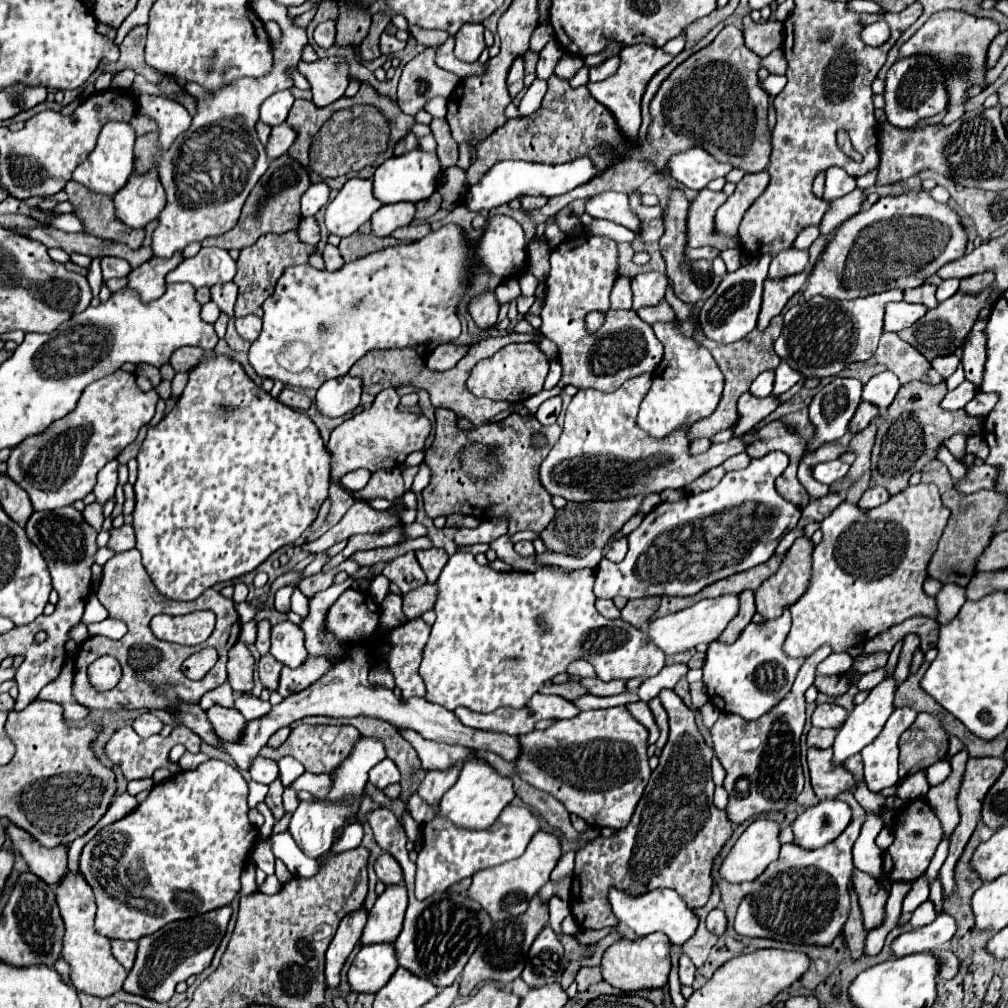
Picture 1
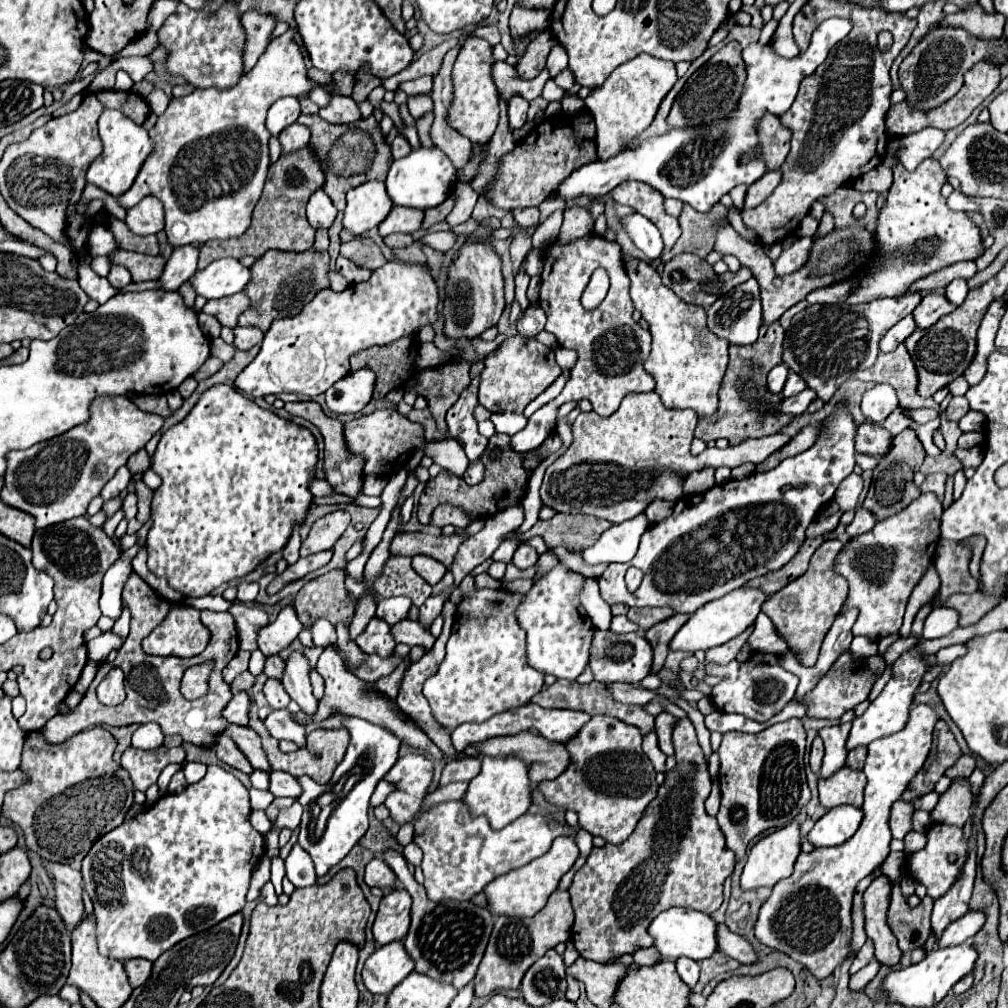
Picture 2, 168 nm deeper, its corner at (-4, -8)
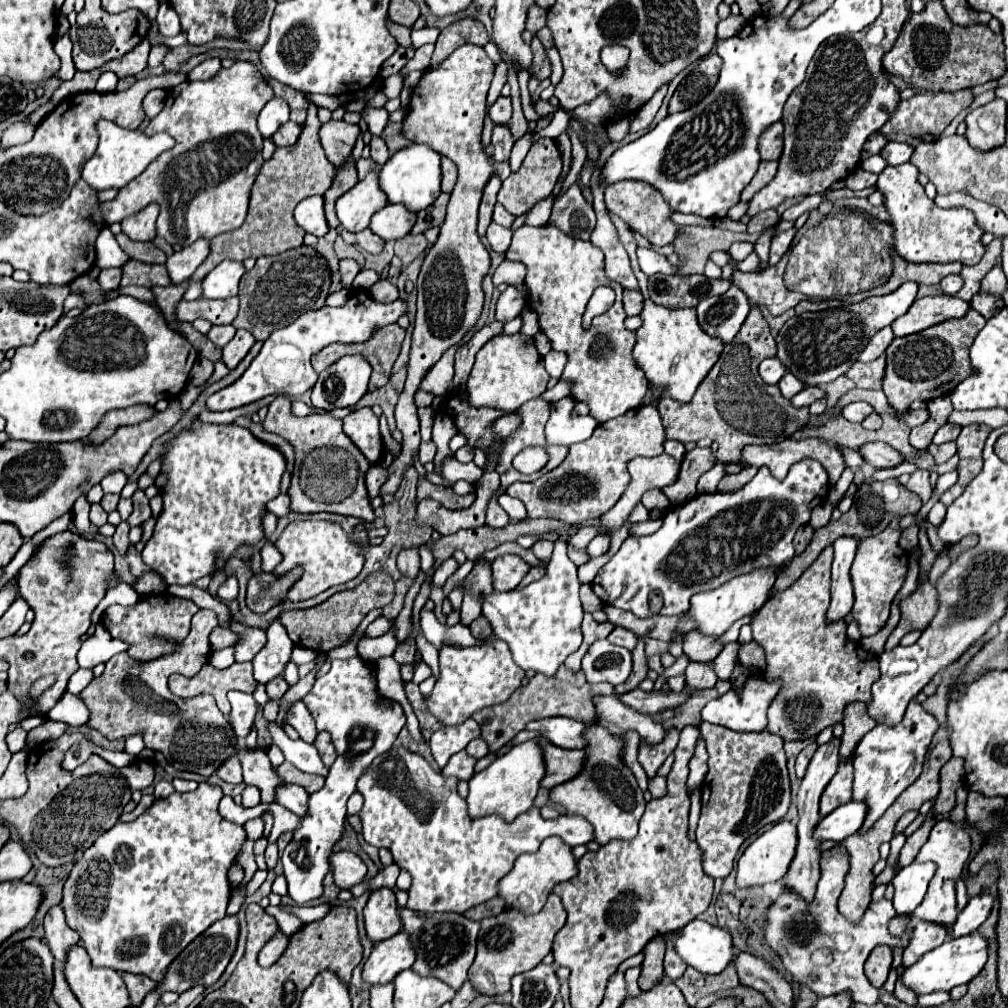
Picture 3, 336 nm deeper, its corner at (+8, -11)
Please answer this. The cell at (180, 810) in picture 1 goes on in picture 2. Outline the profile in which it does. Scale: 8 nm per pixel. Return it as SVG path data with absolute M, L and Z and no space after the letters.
M210 765L208 773L204 775L202 781L188 785L182 793L170 793L162 799L156 801L150 809L140 811L134 815L130 821L122 823L120 827L112 829L104 837L96 841L96 845L90 849L90 853L82 861L82 877L84 877L84 891L90 895L94 903L94 917L96 917L96 939L98 939L98 949L102 955L118 959L118 961L128 961L128 959L148 959L156 961L166 949L172 949L178 941L200 933L204 929L210 929L212 925L220 923L222 919L242 911L246 905L246 891L250 883L250 875L258 861L264 857L264 837L250 825L250 801L248 801L248 789L226 769Z

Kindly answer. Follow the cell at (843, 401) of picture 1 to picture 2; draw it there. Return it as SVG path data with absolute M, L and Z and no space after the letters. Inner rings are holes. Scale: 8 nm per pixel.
M840 407L824 425L820 439L804 453L784 459L778 467L766 473L752 473L740 481L730 479L724 485L714 485L702 495L678 499L674 513L650 527L642 539L636 557L630 563L610 563L602 577L598 579L600 595L608 605L624 603L628 607L672 607L676 613L694 613L704 603L726 595L728 591L746 585L750 579L766 575L784 567L800 549L804 533L812 519L832 501L840 481L852 473L854 461L854 435L856 425L852 417ZM628 567L638 567L644 571L642 585L630 593L624 583Z

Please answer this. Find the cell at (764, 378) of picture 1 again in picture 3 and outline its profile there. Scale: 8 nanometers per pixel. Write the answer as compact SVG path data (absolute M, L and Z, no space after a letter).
M766 358L760 364L760 378L764 380L764 384L778 384L784 372L786 368L782 362L778 362L778 358Z

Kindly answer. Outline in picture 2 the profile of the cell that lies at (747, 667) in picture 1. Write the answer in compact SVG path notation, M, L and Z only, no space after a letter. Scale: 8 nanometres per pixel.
M754 653L752 659L746 663L732 661L724 667L708 665L706 671L724 677L724 681L720 681L712 689L714 705L724 713L740 713L754 721L768 721L778 711L782 711L782 707L792 701L796 687L798 687L798 677L788 673L786 669L782 669L778 665L776 655L766 655L766 653Z

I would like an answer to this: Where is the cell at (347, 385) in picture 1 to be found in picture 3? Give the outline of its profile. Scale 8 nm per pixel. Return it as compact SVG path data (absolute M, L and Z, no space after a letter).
M344 356L324 372L312 388L312 404L318 410L352 408L368 390L370 364L362 356Z

